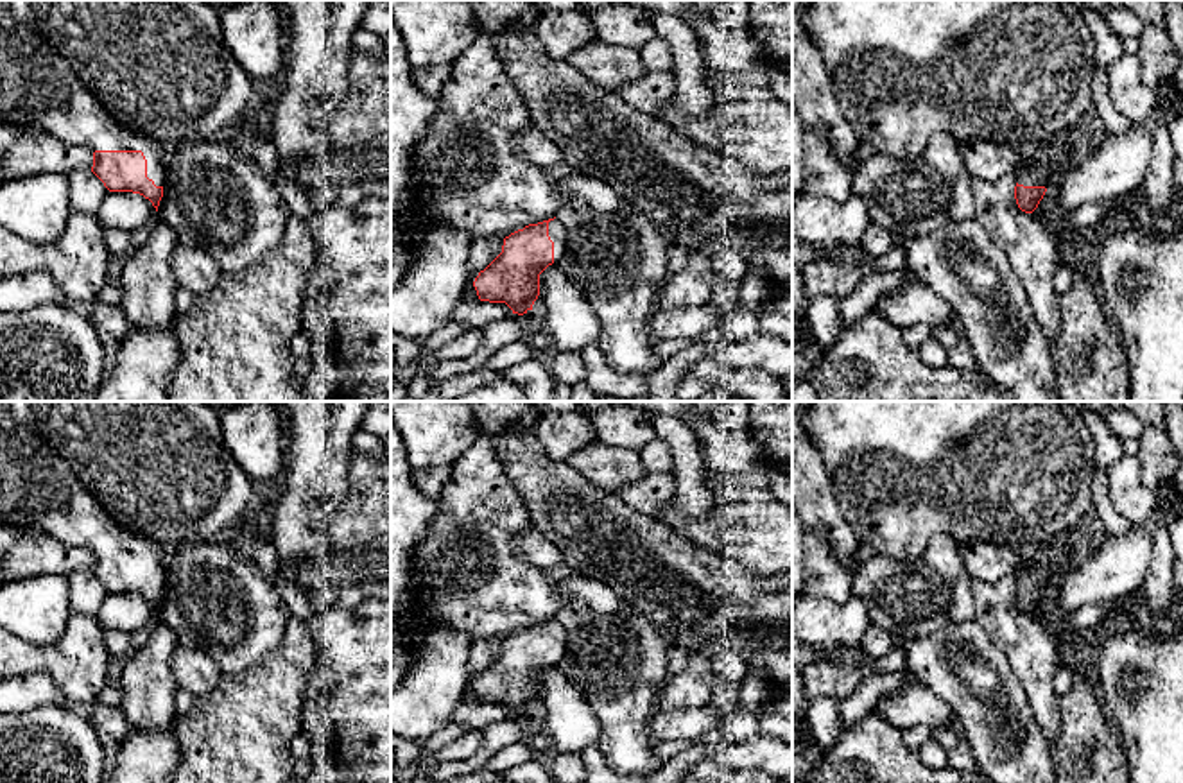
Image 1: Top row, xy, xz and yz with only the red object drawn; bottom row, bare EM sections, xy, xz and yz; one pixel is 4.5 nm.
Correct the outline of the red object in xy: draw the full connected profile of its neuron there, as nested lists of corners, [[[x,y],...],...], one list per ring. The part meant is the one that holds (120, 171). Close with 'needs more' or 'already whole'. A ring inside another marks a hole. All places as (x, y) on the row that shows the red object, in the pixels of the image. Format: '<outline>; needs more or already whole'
[[[0,0],[0,124],[34,129],[63,143],[90,149],[93,152],[91,172],[109,192],[140,194],[158,211],[168,149],[115,122],[70,65],[36,30],[16,20],[4,0]]]; needs more

